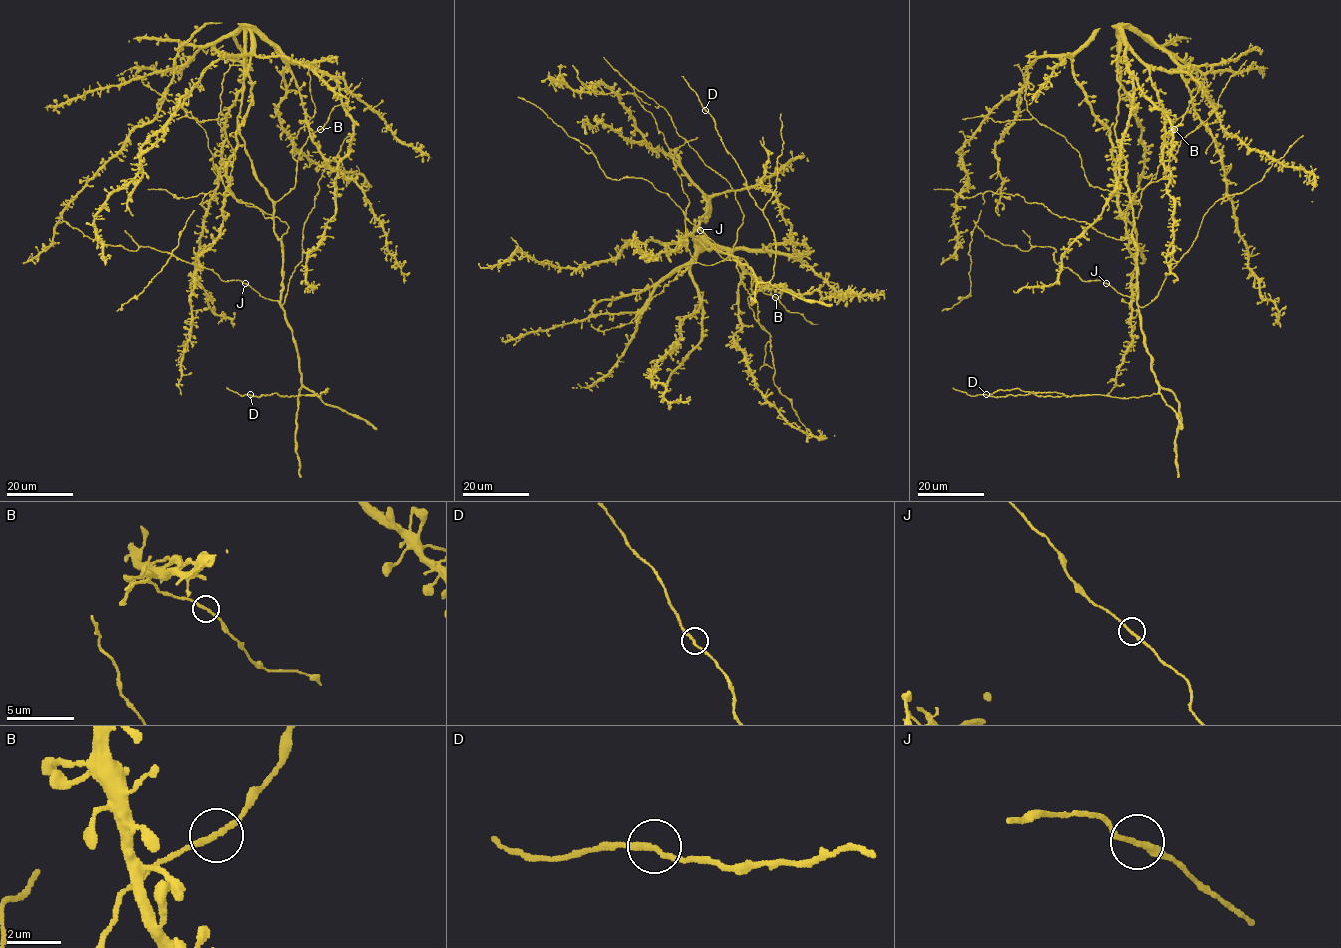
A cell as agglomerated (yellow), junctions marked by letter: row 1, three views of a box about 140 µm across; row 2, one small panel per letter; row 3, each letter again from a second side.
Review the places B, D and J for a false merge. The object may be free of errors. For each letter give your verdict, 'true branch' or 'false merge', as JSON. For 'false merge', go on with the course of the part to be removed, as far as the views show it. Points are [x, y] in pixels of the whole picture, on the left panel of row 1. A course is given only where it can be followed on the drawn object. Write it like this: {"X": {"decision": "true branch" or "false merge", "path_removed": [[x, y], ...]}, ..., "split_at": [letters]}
{"B": {"decision": "true branch"}, "D": {"decision": "true branch"}, "J": {"decision": "true branch"}, "split_at": []}

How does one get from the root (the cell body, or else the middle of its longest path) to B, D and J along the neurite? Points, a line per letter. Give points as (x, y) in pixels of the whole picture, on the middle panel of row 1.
B: (701, 242), (706, 249), (742, 258), (750, 270), (752, 292), (761, 290), (775, 297)
D: (701, 242), (706, 249), (733, 255), (759, 282), (768, 282), (774, 274), (774, 231), (706, 110)
J: (701, 242), (706, 249), (716, 249), (738, 261), (724, 259), (701, 230)

